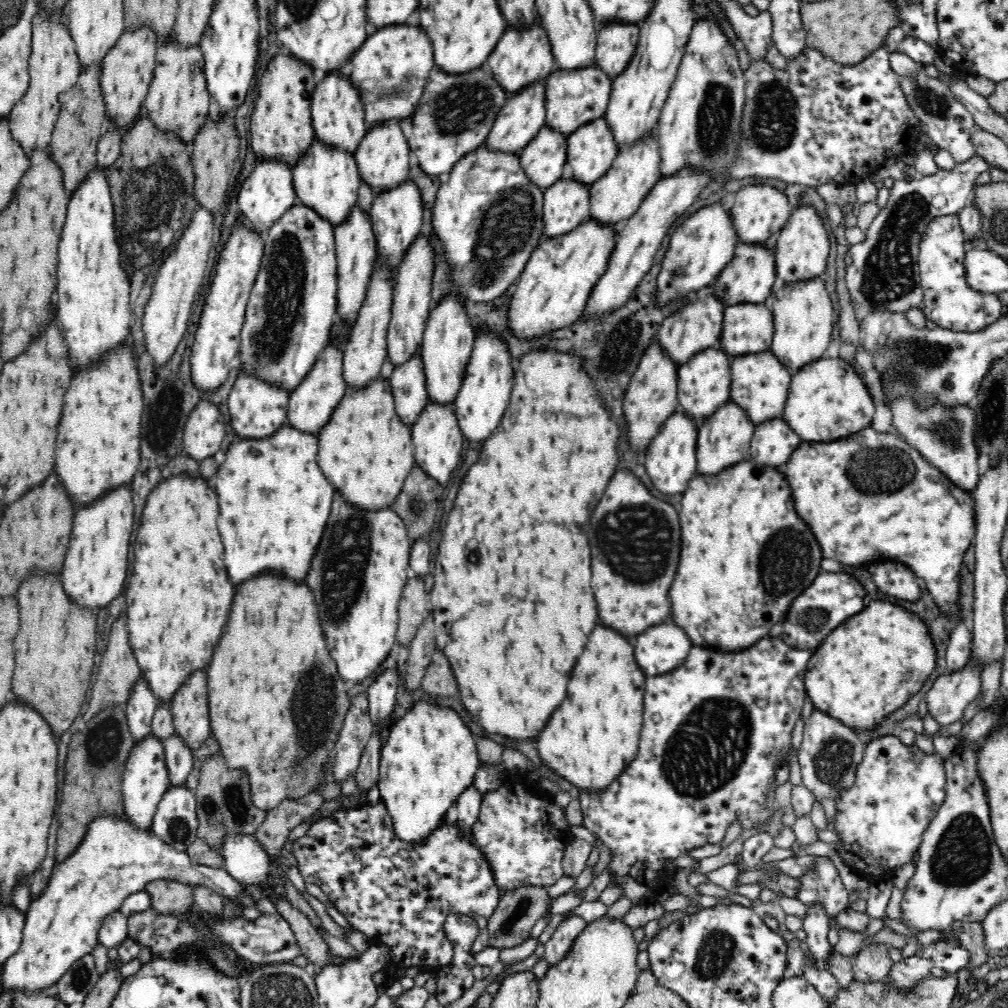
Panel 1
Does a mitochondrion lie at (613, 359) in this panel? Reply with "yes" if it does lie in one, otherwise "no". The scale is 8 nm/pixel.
yes

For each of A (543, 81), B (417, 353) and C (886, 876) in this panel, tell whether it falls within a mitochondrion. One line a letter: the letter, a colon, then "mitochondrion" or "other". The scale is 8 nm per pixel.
A: other
B: other
C: other

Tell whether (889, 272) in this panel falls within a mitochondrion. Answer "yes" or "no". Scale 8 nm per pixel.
yes

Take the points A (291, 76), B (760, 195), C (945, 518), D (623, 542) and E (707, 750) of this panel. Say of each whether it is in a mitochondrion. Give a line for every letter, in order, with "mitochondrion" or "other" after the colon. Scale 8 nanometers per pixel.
A: other
B: other
C: other
D: mitochondrion
E: mitochondrion

